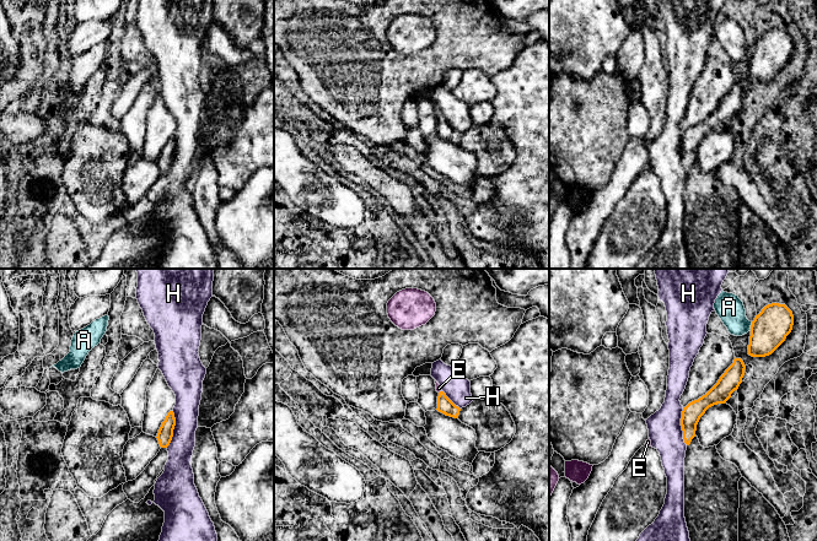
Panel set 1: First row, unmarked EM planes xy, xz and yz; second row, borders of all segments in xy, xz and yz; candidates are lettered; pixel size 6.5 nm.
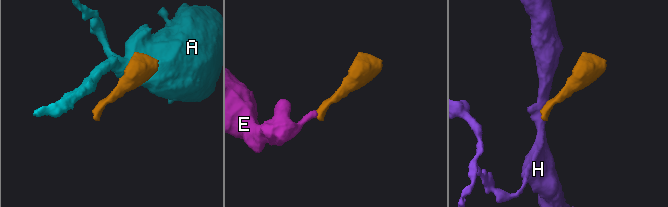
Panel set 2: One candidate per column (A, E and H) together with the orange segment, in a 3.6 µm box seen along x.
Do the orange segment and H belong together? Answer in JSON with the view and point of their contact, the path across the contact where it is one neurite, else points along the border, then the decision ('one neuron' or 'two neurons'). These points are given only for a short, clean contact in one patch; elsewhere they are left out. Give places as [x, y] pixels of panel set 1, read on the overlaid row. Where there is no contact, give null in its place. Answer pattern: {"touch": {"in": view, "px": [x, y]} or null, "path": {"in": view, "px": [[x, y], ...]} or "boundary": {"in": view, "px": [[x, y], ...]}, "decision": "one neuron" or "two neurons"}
{"touch": {"in": "yz", "px": [681, 425]}, "boundary": {"in": "yz", "px": [[682, 407], [681, 429], [682, 438], [687, 444]]}, "decision": "two neurons"}

